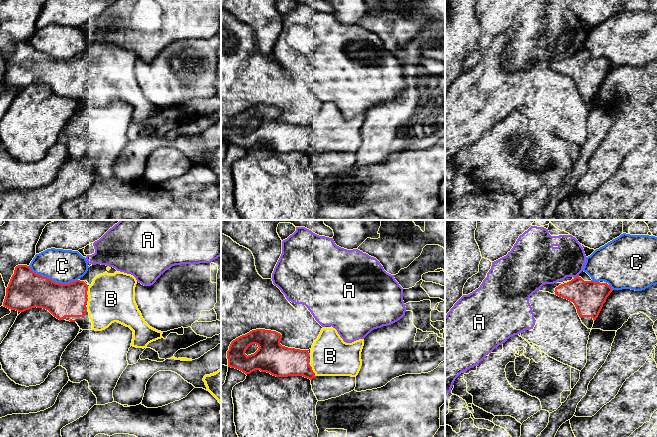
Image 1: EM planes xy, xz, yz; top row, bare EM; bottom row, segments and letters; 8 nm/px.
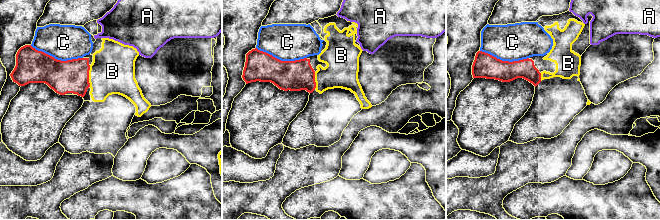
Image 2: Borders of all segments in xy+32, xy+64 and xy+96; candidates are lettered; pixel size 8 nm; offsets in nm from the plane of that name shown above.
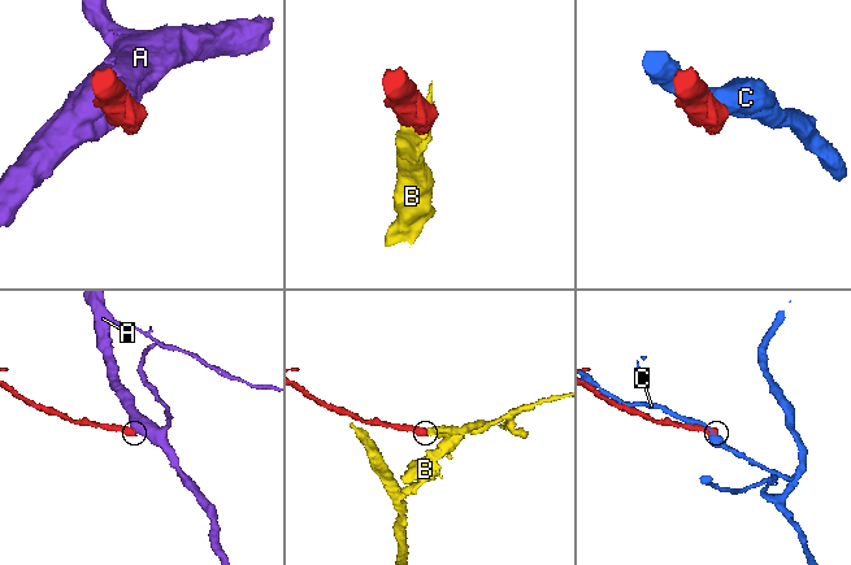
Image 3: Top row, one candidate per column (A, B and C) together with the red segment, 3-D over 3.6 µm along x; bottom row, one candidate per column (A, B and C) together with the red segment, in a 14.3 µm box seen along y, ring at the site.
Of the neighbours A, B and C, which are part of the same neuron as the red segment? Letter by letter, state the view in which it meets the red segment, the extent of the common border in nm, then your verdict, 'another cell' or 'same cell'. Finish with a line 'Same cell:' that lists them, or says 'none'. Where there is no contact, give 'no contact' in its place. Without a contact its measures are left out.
A: contact in yz; length 50 nm; another cell
B: contact in xz; length 100 nm; same cell
C: contact in xy; length 420 nm; another cell
Same cell: B

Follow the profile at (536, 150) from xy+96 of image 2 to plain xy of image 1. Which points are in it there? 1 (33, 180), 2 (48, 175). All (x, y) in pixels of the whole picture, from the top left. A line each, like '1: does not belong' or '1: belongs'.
1: does not belong
2: does not belong

